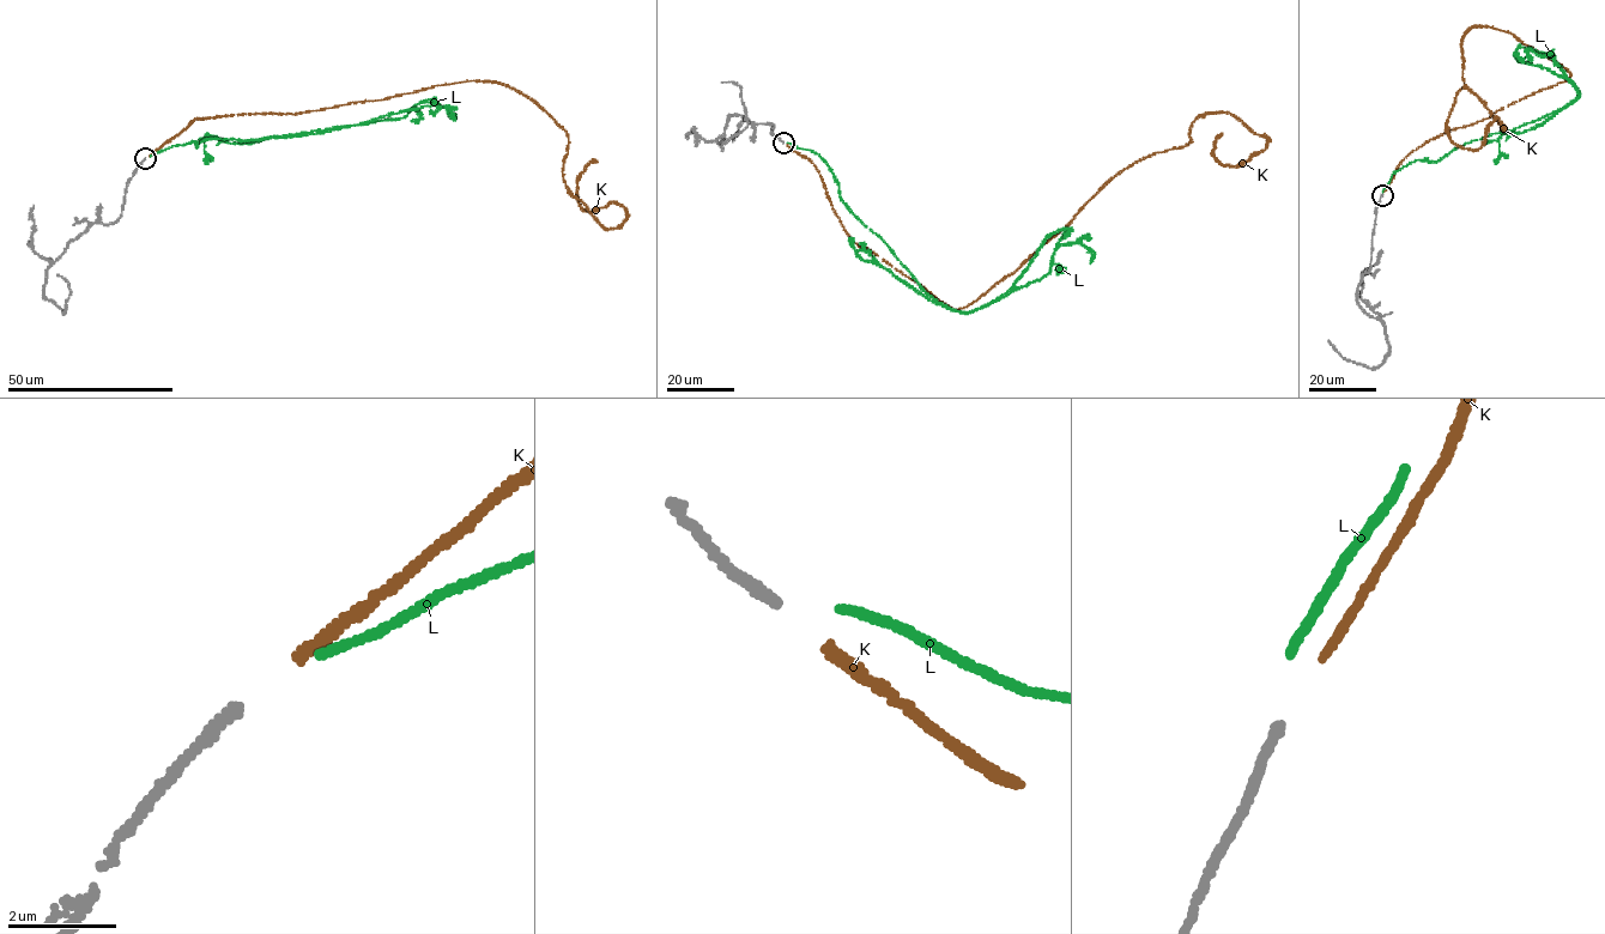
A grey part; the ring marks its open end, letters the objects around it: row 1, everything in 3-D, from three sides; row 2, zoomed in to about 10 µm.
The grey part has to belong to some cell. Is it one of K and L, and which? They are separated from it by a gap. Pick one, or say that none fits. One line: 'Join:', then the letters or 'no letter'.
Join: K

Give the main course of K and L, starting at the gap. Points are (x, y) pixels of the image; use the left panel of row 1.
K: (149, 156), (195, 119), (479, 80), (565, 132), (565, 187), (617, 228), (623, 206), (581, 208), (597, 162)
L: (150, 156), (211, 138), (260, 140), (403, 117), (418, 103), (438, 103), (450, 113)

